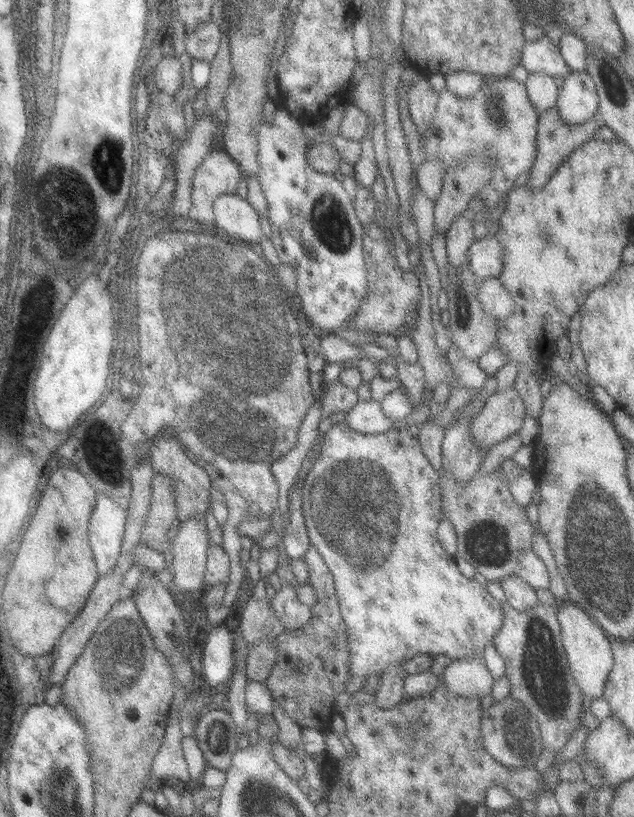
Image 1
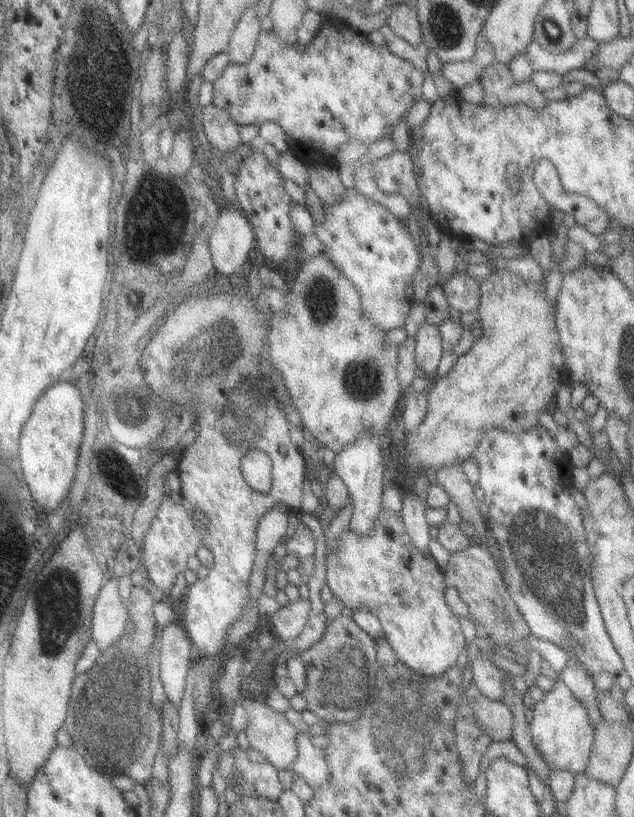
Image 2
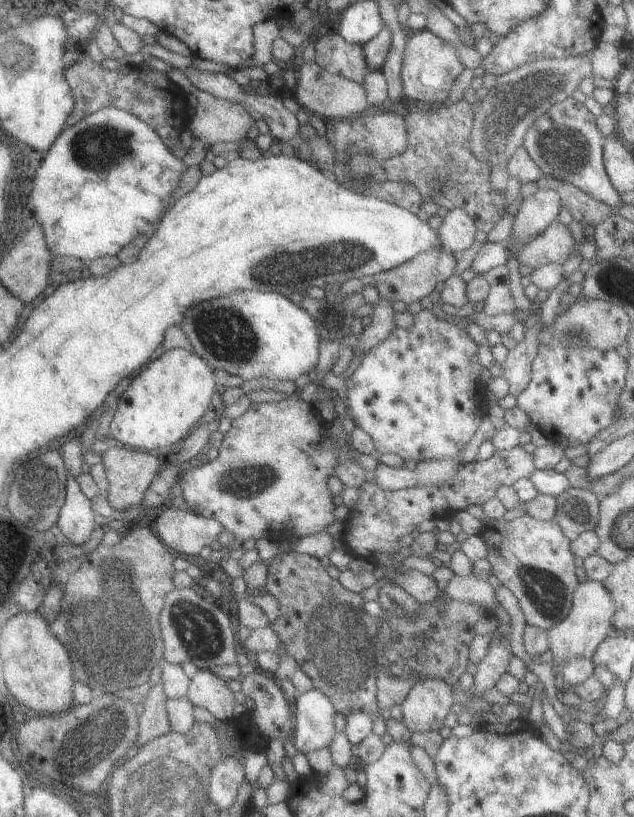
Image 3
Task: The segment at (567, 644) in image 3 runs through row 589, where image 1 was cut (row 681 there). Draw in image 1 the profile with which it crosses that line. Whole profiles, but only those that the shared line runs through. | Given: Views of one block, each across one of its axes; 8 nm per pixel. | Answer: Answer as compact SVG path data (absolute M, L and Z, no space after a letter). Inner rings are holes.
M565 600L563 603L559 602L558 606L556 620L559 624L560 640L568 666L568 674L579 688L579 694L585 696L587 701L601 698L606 677L613 664L610 651L611 640L605 631L575 603Z

